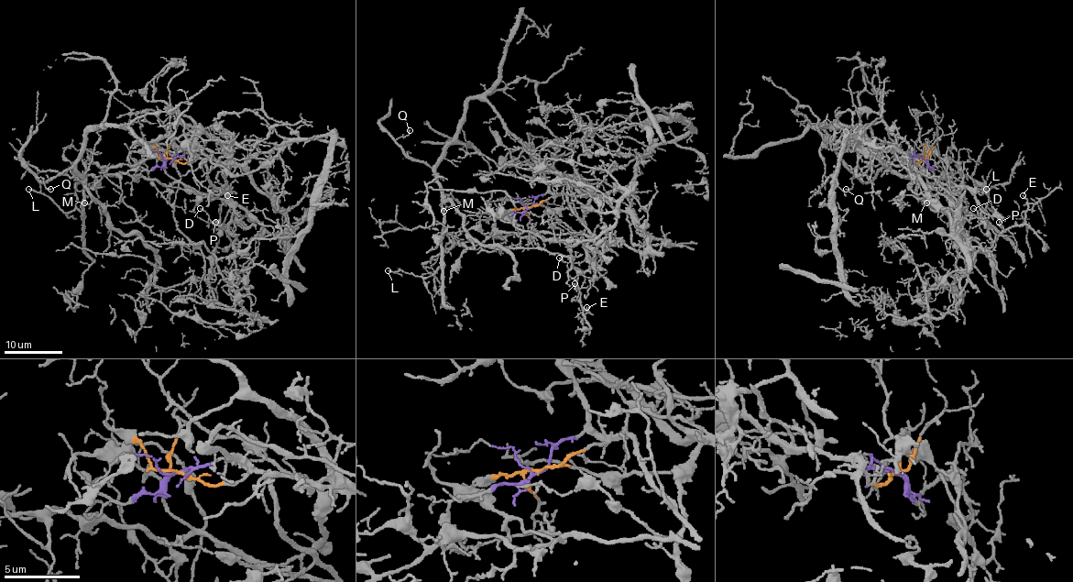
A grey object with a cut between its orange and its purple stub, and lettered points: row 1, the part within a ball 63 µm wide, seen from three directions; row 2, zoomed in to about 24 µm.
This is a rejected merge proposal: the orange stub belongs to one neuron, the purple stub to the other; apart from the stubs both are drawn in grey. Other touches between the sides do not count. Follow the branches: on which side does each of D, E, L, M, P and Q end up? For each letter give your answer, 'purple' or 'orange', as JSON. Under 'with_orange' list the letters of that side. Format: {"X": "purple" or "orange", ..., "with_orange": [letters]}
{"D": "orange", "E": "orange", "L": "purple", "M": "purple", "P": "orange", "Q": "purple", "with_orange": ["D", "E", "P"]}

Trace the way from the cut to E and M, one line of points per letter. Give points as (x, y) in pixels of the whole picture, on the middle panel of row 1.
E: (528, 207), (544, 200), (582, 207), (584, 249), (594, 266), (581, 273), (576, 286), (586, 306)
M: (528, 207), (547, 192), (542, 168), (484, 100), (471, 99), (436, 168), (440, 193), (451, 203), (443, 212)

